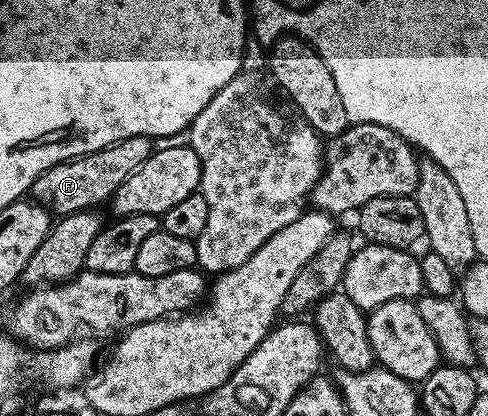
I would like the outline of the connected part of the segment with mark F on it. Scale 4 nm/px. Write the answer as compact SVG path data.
M133 136L92 154L53 164L53 168L37 176L29 191L30 197L55 216L102 207L102 202L103 205L110 203L117 188L121 188L121 184L125 184L125 180L129 180L129 176L133 176L133 172L137 172L137 168L141 168L145 160L149 160L152 152L152 139Z

